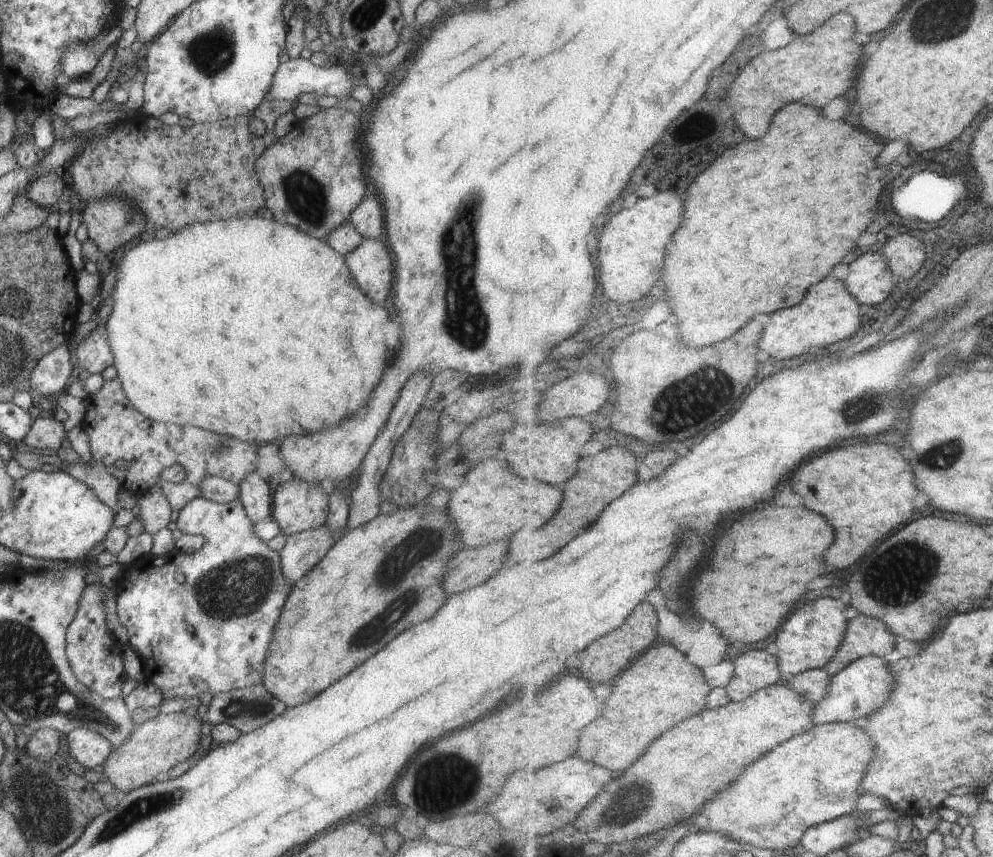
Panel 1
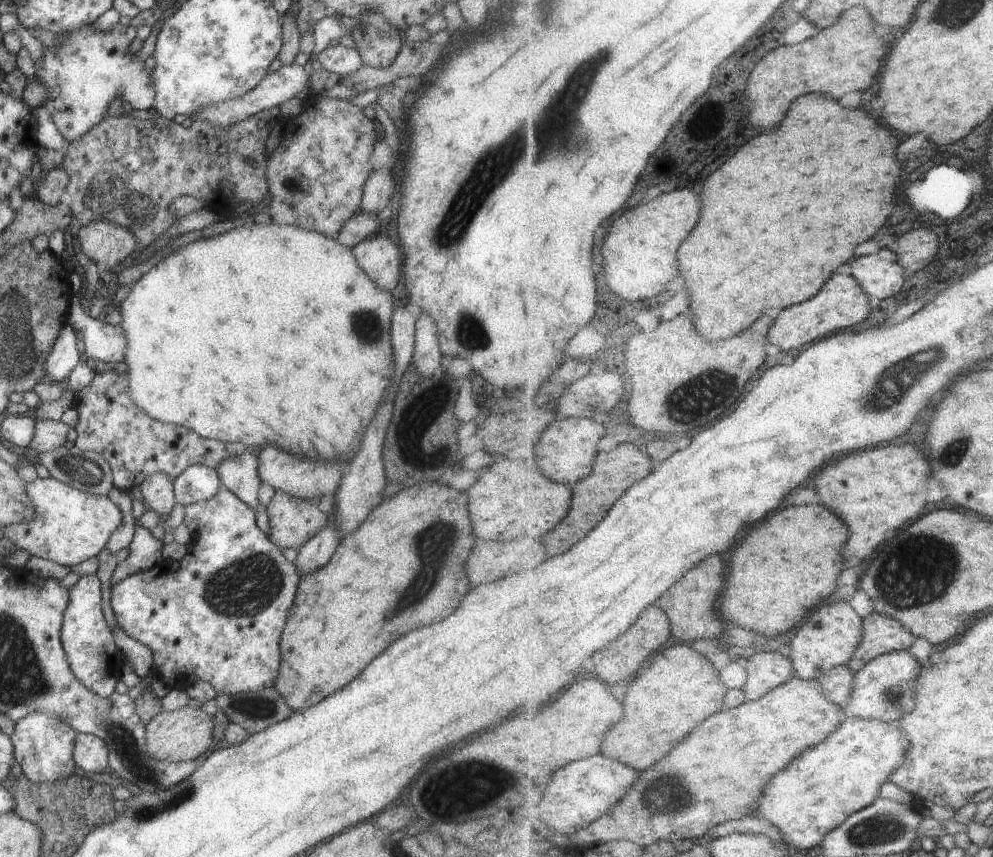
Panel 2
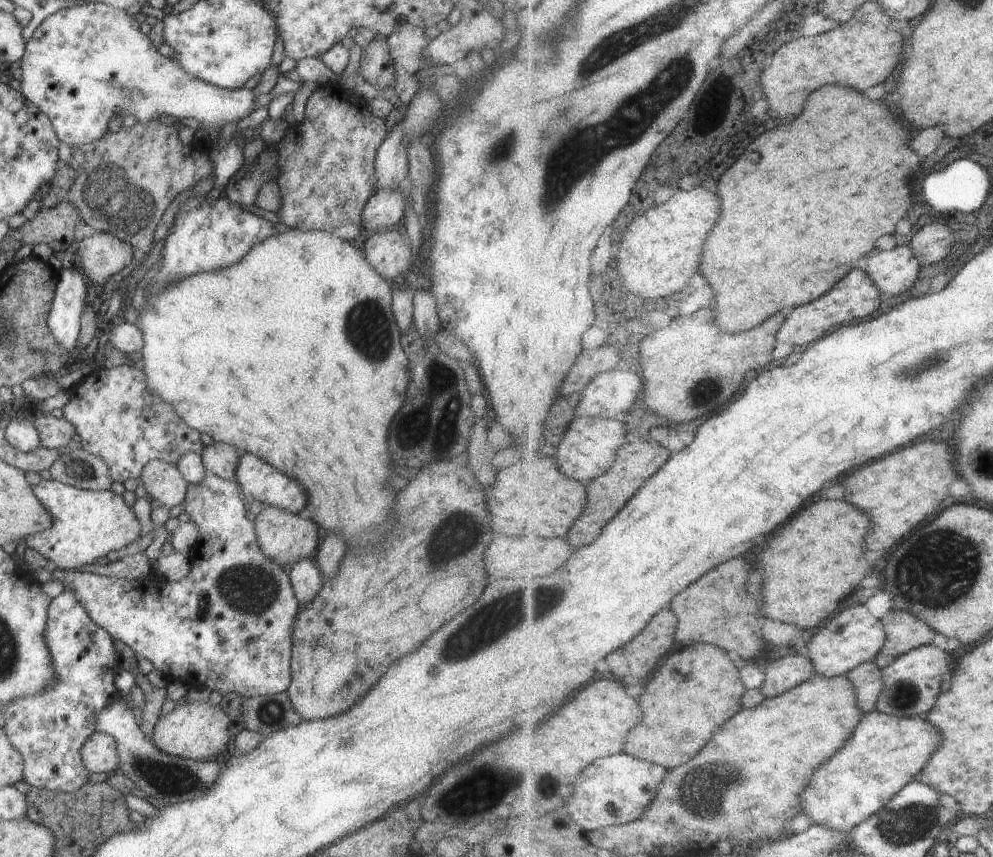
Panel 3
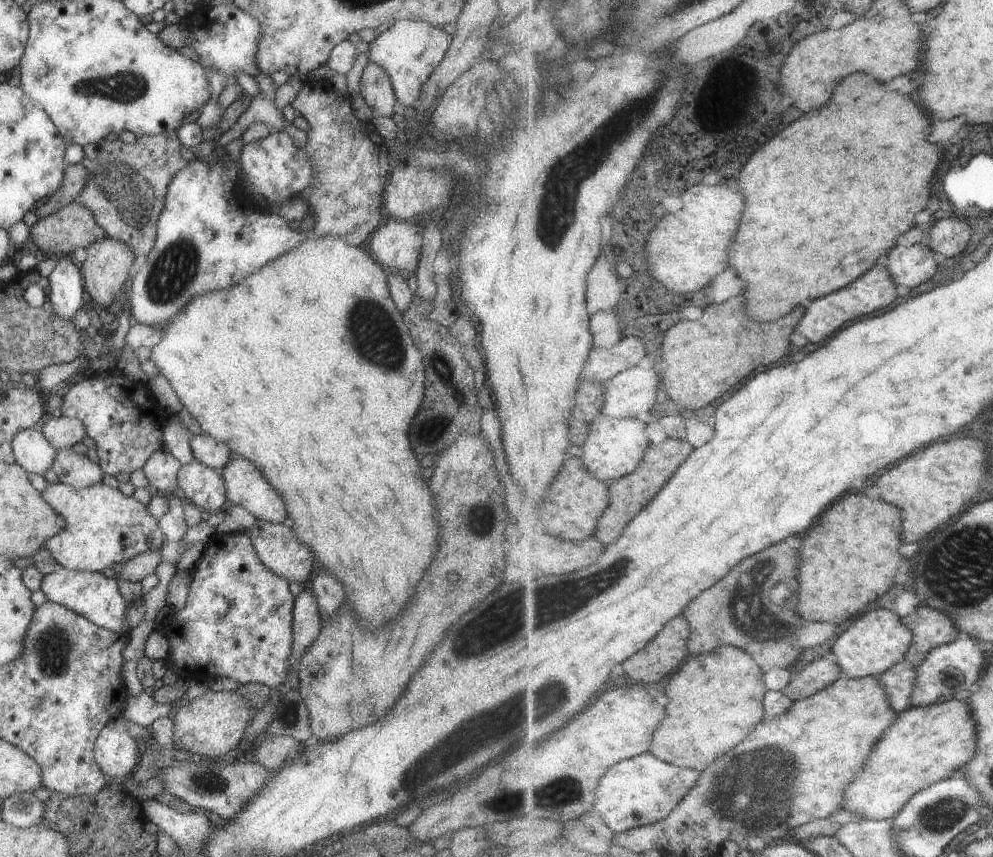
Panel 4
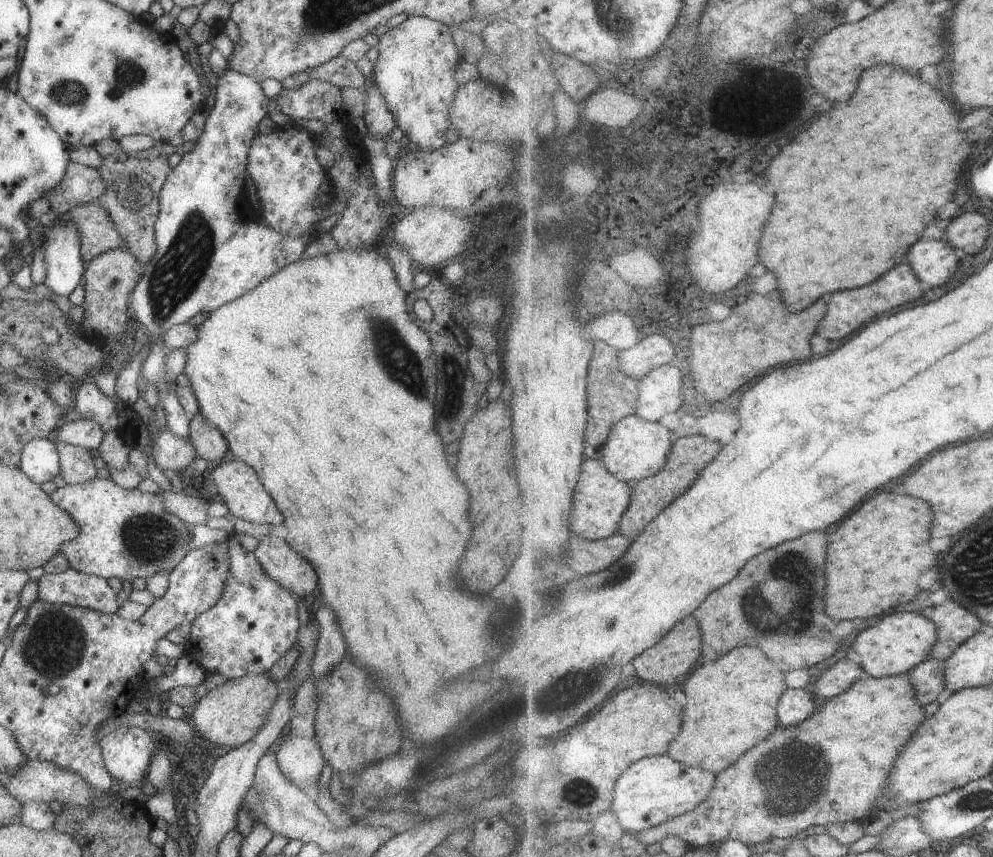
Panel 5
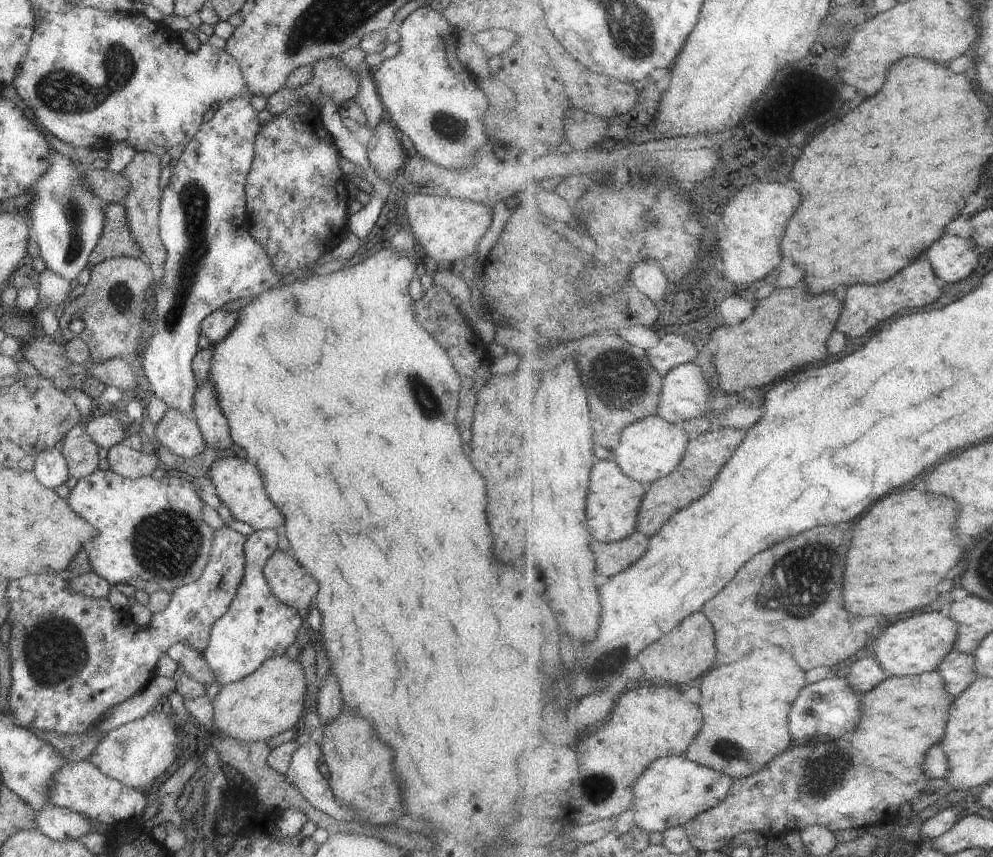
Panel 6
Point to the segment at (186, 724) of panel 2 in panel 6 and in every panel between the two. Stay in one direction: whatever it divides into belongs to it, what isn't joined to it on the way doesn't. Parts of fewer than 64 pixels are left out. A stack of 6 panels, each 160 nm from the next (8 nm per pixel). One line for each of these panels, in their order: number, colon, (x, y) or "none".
3: (198, 730)
4: (212, 724)
5: (228, 715)
6: (270, 700)

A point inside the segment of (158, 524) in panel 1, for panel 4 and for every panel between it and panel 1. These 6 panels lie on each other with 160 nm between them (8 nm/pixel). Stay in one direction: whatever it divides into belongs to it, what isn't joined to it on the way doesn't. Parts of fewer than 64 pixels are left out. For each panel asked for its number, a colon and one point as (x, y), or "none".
2: (156, 490)
3: (165, 486)
4: (160, 469)

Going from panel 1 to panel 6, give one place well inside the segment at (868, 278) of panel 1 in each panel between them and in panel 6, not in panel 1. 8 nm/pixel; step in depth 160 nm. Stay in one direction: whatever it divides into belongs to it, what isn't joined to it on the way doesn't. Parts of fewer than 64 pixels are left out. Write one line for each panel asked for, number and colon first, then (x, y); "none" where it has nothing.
2: (881, 275)
3: (896, 271)
4: (911, 266)
5: (934, 262)
6: (952, 258)

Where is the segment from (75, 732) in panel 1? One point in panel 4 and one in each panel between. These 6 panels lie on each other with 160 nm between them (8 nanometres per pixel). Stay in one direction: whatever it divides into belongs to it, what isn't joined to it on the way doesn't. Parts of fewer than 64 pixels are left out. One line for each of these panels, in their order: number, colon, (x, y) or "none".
2: (90, 753)
3: (98, 752)
4: (115, 752)

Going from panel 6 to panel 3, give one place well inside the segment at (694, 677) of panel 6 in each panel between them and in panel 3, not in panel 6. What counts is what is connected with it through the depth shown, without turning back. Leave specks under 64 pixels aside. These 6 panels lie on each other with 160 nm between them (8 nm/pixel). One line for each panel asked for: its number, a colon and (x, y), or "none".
3: (659, 637)
4: (665, 654)
5: (673, 658)

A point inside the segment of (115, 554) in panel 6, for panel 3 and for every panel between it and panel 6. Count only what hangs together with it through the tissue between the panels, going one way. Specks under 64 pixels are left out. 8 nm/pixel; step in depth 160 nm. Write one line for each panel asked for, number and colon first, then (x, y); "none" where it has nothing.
3: (86, 524)
4: (102, 526)
5: (126, 534)

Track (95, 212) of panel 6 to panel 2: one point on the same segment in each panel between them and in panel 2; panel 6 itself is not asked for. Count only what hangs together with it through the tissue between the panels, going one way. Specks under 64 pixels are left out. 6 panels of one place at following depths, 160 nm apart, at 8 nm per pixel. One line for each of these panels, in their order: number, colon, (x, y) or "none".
2: (63, 355)
3: (66, 307)
4: (65, 281)
5: (61, 251)

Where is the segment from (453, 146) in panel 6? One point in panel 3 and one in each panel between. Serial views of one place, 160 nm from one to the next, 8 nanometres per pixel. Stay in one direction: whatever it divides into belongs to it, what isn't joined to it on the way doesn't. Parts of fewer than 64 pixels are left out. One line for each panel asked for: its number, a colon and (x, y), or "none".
3: (406, 43)
4: (408, 51)
5: (416, 61)

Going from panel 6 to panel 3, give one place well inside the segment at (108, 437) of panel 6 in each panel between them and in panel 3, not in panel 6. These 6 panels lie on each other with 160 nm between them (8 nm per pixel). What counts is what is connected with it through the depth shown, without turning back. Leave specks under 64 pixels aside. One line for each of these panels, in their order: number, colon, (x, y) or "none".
3: (52, 432)
4: (61, 433)
5: (84, 433)

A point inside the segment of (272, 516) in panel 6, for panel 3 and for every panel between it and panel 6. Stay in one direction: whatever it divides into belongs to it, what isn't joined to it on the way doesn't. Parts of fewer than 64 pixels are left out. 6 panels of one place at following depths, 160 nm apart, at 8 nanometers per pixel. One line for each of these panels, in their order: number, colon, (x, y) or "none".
3: (254, 476)
4: (245, 486)
5: (236, 483)

